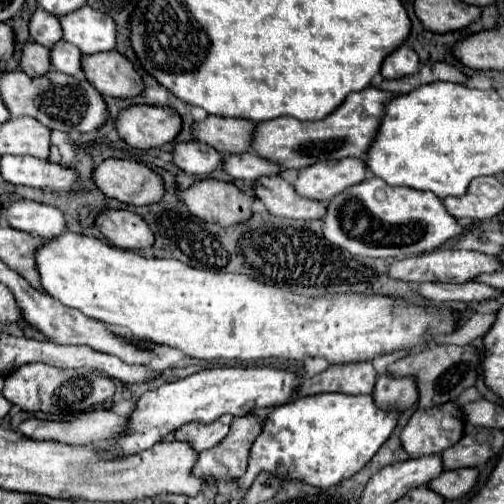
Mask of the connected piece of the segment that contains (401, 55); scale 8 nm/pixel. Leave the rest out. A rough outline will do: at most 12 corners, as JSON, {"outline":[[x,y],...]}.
{"outline":[[406,45],[382,63],[384,79],[418,71],[418,53]]}

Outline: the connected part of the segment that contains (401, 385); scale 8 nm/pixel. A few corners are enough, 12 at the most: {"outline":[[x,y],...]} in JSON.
{"outline":[[382,373],[374,399],[384,409],[408,409],[418,401],[414,377]]}

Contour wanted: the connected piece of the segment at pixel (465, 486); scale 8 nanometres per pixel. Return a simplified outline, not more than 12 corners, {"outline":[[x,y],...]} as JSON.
{"outline":[[478,469],[444,471],[430,489],[454,501],[478,483]]}

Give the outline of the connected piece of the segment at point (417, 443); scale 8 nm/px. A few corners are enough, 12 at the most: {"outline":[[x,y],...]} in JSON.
{"outline":[[456,401],[416,409],[402,431],[410,457],[440,455],[464,433]]}

